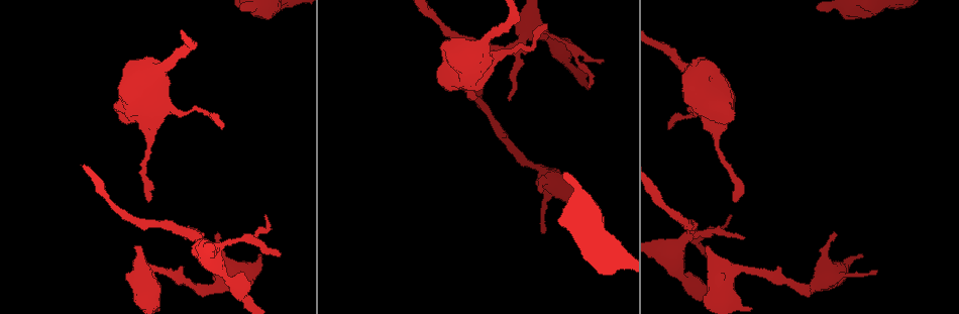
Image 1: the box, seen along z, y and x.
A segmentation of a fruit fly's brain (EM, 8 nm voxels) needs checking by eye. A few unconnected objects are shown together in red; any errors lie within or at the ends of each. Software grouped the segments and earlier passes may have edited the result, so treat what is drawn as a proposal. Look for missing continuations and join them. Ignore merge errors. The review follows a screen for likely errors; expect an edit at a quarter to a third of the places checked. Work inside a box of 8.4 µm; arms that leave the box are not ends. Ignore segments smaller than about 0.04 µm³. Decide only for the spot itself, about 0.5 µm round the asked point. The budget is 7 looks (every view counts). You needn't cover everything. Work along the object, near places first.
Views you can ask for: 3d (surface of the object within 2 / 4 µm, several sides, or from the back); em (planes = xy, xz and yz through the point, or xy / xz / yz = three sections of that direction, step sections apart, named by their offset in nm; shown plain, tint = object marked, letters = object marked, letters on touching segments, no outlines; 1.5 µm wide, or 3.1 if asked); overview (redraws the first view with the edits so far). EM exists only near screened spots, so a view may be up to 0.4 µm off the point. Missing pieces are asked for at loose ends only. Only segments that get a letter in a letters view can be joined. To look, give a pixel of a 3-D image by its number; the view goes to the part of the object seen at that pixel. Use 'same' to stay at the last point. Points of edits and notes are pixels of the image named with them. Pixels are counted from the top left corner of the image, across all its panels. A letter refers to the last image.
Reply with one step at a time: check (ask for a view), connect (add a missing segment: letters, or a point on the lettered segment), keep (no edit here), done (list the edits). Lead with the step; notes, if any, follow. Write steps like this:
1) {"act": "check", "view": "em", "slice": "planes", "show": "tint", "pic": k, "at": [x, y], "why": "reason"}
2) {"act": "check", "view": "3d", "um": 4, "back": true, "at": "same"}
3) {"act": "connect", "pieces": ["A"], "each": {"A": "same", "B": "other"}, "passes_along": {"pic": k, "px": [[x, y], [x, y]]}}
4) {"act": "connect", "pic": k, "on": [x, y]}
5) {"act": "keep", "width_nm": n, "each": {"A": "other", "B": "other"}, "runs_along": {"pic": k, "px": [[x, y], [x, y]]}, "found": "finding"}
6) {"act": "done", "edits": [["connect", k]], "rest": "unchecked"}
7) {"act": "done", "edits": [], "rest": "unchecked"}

{"act": "check", "view": "em", "slice": "xz", "step": 8, "show": "letters", "pic": 1, "at": [135, 245], "why": "an open end"}

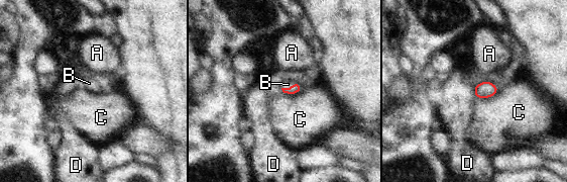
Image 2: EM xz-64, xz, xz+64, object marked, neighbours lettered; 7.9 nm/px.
{"act": "check", "view": "em", "slice": "planes", "show": "letters", "at": "same"}

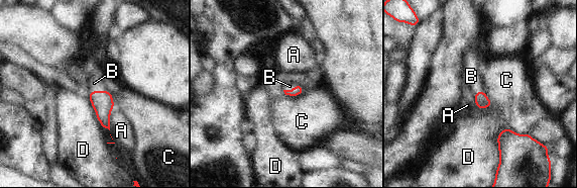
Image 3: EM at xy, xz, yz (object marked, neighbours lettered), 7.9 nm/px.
{"act": "connect", "pieces": ["B"], "longest_contact_nm": ["D", 260], "each": {"A": "other", "B": "same", "C": "other", "D": "other"}, "passes_along": {"pic": 3, "px": [[102, 101], [98, 91], [94, 83]]}, "found": "the neuron continues"}

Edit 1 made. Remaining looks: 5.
{"act": "check", "view": "3d", "um": 4, "pic": 1, "at": [216, 236], "why": "branch stops here"}

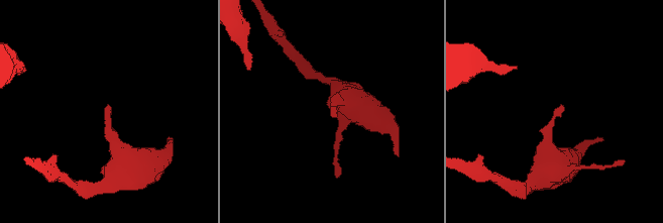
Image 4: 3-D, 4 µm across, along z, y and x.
{"act": "check", "view": "em", "slice": "planes", "show": "letters", "pic": 4, "at": [107, 106]}

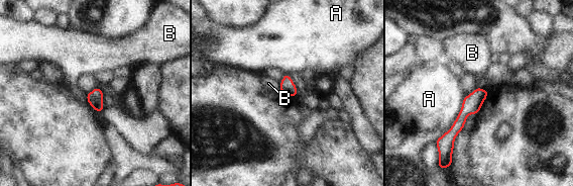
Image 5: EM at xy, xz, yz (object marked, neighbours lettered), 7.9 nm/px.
{"act": "keep", "each": {"A": "other", "B": "other"}, "border": {"pic": 5, "px": [[85, 94], [88, 102]]}, "found": "none of them fits"}

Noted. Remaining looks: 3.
{"act": "check", "view": "em", "slice": "xy", "step": 8, "show": "letters", "pic": 1, "at": [704, 253], "why": "thin end"}

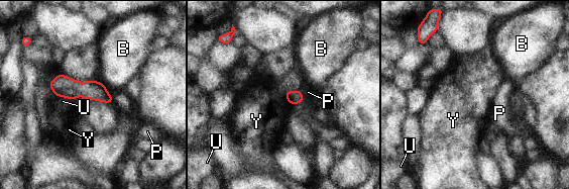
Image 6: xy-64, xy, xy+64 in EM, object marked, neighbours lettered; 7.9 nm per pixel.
{"act": "check", "view": "em", "slice": "yz", "step": 8, "show": "letters", "at": "same", "why": "another direction"}

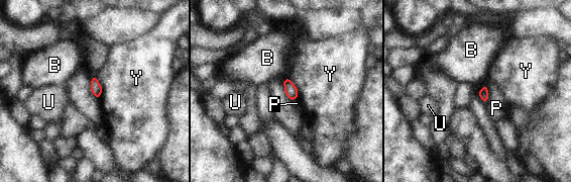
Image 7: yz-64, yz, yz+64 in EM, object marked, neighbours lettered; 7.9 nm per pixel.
{"act": "keep", "longest_contact_nm": ["Y", 190], "each": {"B": "other", "P": "other", "U": "other", "Y": "other"}, "found": "none of them fits"}

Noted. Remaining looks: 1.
{"act": "done", "edits": [["connect", 3]], "rest": "unchecked"}

